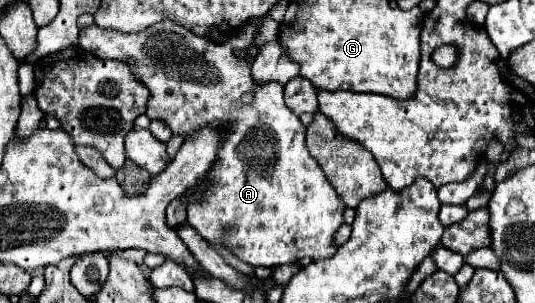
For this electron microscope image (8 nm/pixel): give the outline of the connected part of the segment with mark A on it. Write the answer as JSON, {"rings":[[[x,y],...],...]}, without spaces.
{"rings":[[[160,20],[158,24],[132,34],[90,24],[80,28],[78,46],[98,58],[126,62],[138,82],[150,90],[146,116],[168,124],[172,134],[188,138],[204,124],[224,130],[214,166],[206,174],[206,184],[200,184],[202,198],[188,206],[188,224],[210,244],[220,244],[242,262],[266,268],[322,260],[336,254],[338,248],[334,244],[334,234],[344,222],[342,212],[346,206],[326,180],[318,162],[310,156],[304,144],[306,126],[284,104],[282,84],[256,84],[248,58],[236,56],[228,44],[216,44],[204,36],[194,36],[194,32],[182,28],[182,24],[172,24],[172,20]]]}

